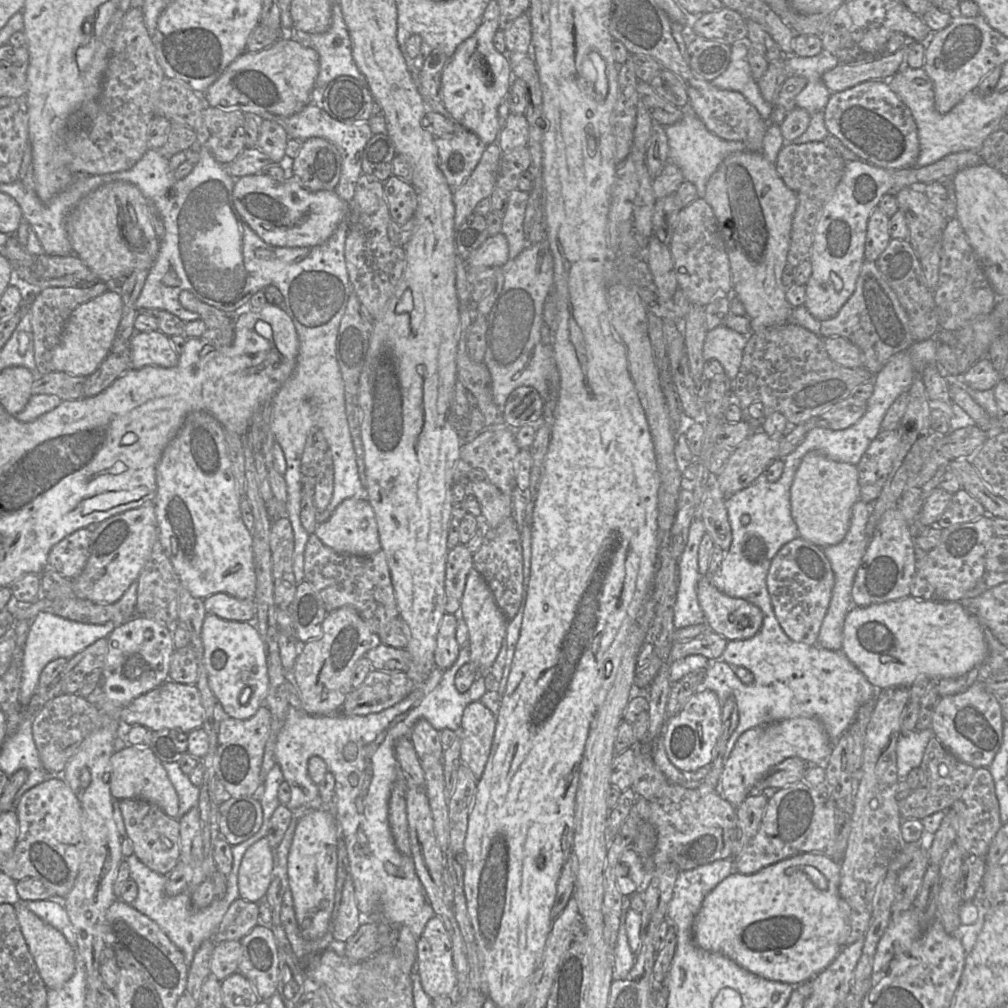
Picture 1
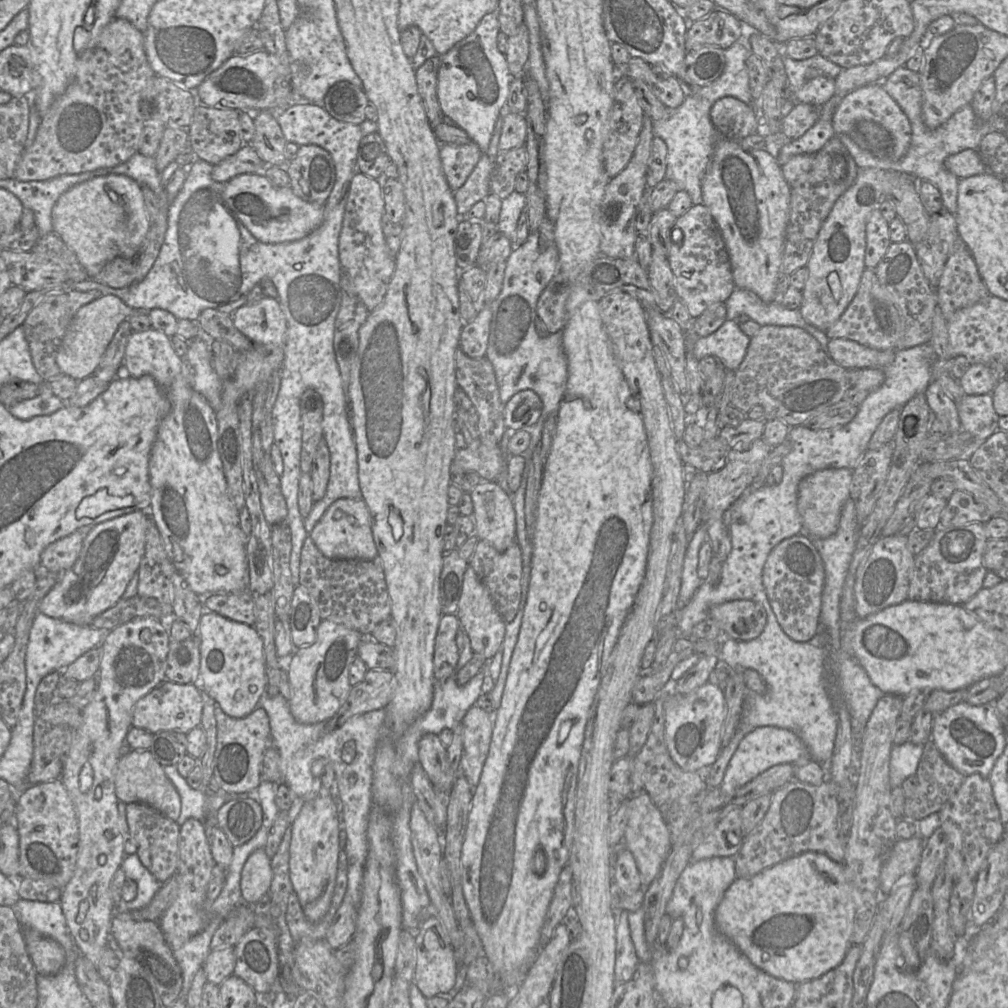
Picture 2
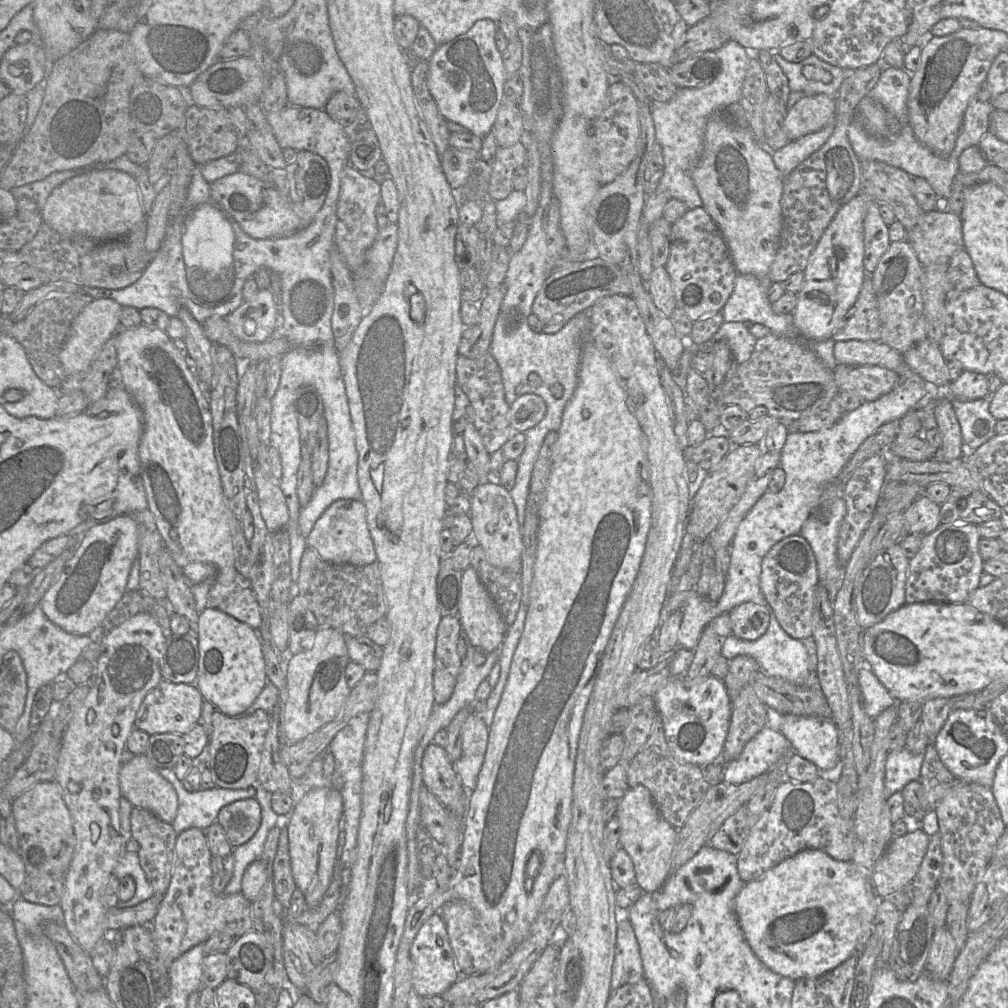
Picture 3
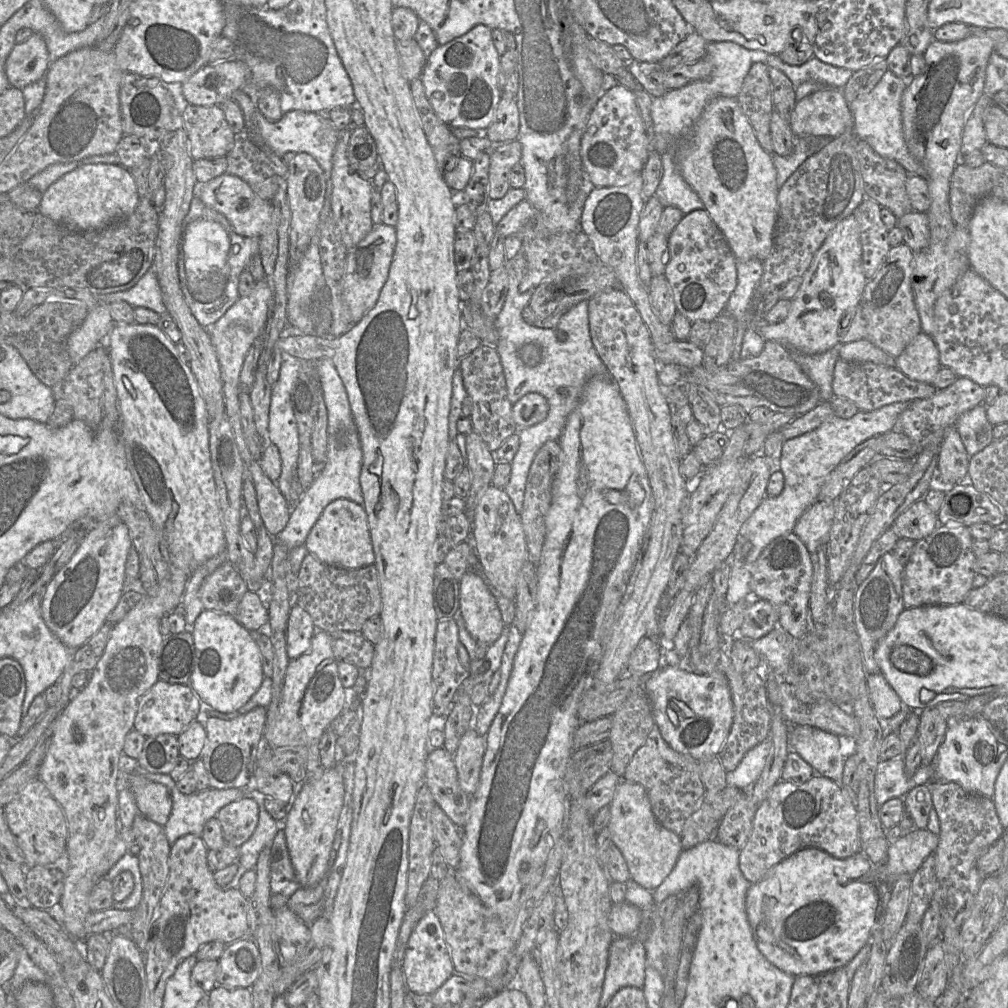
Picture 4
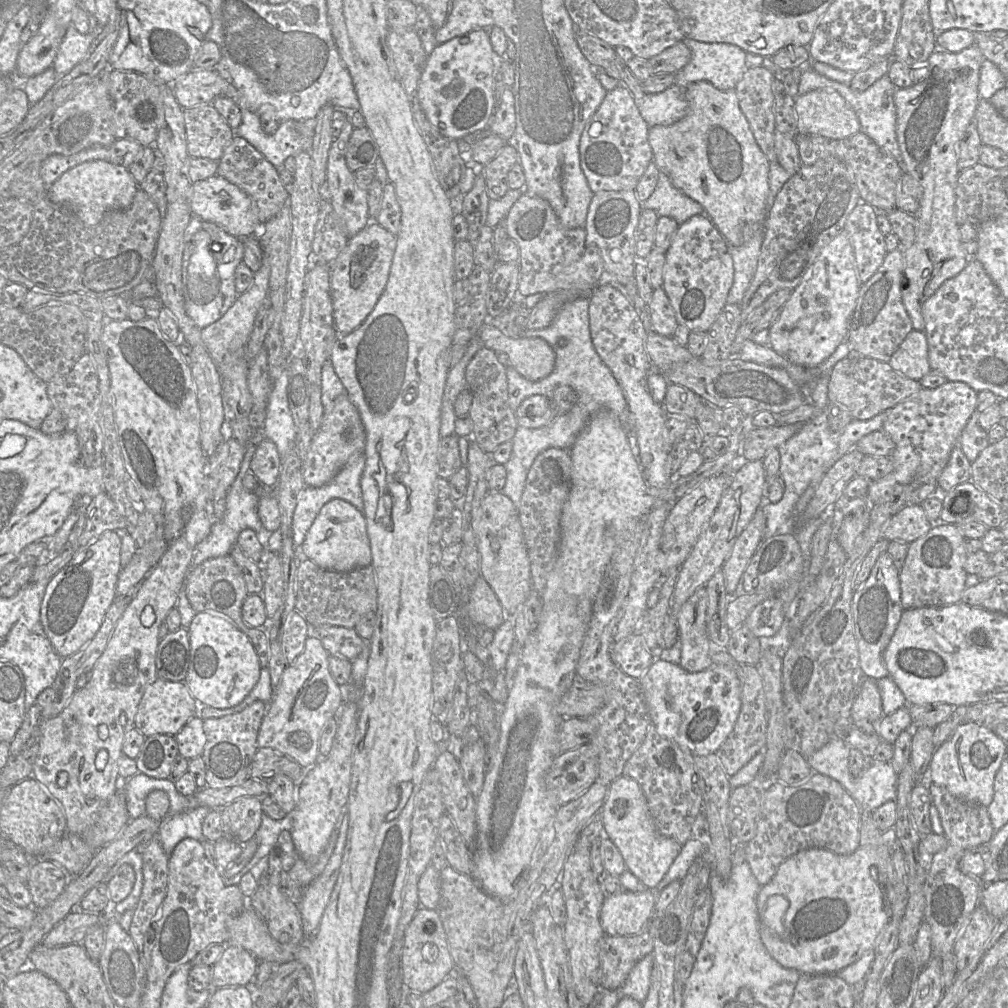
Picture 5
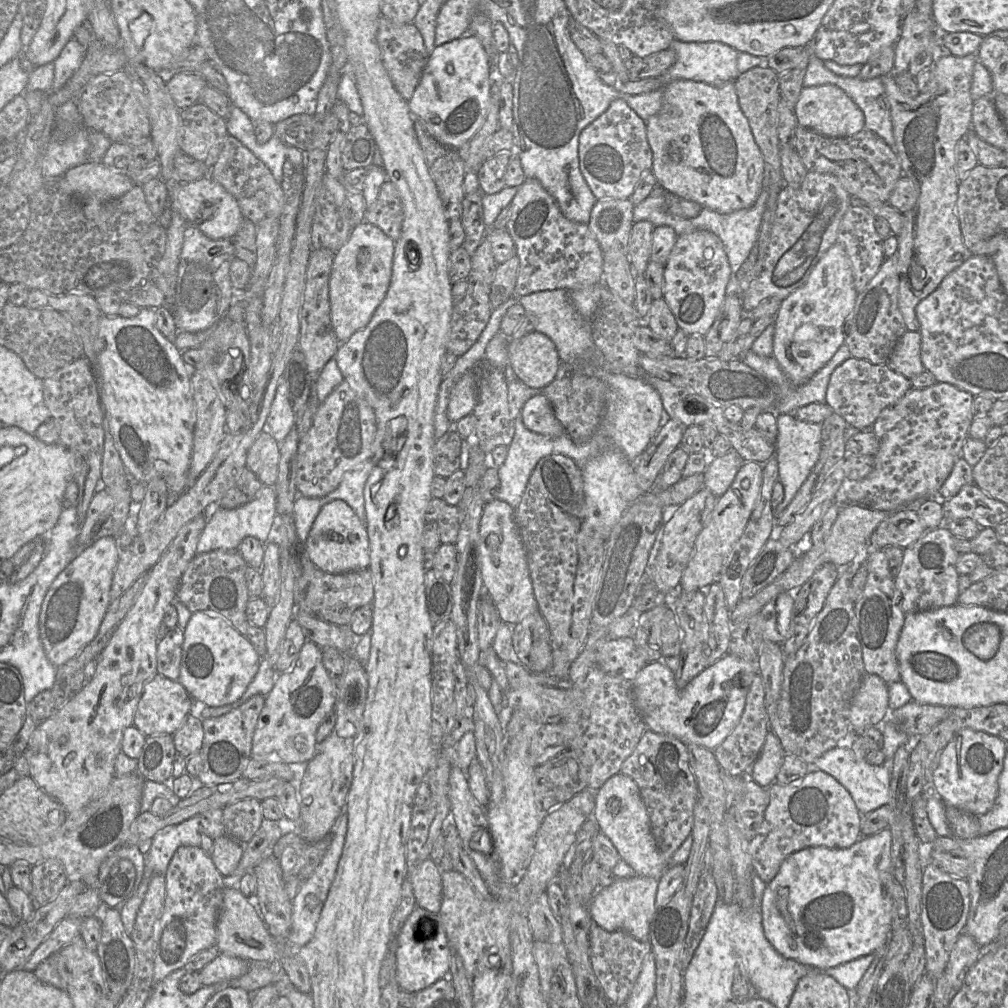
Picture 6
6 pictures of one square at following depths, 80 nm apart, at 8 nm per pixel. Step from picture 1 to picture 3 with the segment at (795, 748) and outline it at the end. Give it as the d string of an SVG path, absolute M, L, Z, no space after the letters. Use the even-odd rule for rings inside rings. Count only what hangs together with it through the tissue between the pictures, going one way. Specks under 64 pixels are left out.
M765 727L745 745L741 754L734 760L725 763L723 782L740 785L766 773L772 767L785 764L794 751L787 738L779 731Z

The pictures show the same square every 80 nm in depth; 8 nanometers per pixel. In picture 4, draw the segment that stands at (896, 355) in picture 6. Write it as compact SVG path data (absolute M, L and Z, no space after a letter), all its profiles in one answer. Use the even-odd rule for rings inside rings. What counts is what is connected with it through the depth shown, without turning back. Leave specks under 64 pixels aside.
M920 332L895 358L895 368L911 380L932 385L941 363L932 337Z

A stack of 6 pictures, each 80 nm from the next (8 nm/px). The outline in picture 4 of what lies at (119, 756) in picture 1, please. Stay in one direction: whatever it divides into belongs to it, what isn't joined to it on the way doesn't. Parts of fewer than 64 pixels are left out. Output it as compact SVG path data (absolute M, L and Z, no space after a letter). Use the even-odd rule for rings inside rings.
M137 770L135 773L131 775L123 775L124 776L123 785L128 786L129 789L132 791L140 814L144 815L149 820L161 826L164 826L167 823L172 811L172 797L171 797L170 791L166 786L147 779L144 776L144 773L149 773L149 772L142 772L141 770Z

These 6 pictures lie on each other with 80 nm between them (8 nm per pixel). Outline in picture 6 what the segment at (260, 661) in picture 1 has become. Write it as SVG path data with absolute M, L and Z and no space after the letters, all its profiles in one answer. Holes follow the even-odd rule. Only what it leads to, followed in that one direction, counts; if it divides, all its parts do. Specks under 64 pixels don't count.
M198 611L192 613L184 629L178 681L195 701L195 708L229 705L244 694L259 669L260 660L251 642L225 618Z

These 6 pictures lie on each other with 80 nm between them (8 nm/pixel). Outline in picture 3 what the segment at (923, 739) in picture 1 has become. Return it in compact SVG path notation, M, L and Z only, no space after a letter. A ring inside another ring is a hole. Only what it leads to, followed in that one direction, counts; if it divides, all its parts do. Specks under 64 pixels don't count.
M906 747L889 752L886 759L884 793L886 798L902 791L913 780L919 780L924 753L914 754Z

